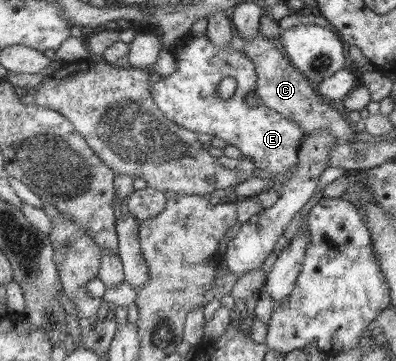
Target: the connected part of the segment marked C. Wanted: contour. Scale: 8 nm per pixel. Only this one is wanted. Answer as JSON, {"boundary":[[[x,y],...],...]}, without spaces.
{"boundary":[[[261,35],[246,41],[244,53],[254,63],[257,74],[257,87],[247,98],[249,105],[254,106],[260,103],[273,108],[300,126],[306,135],[317,130],[329,130],[329,133],[336,135],[341,142],[354,142],[363,137],[363,135],[351,131],[352,123],[342,109],[330,107],[324,98],[316,93],[312,82],[291,63],[288,55],[280,46],[276,45],[276,42],[270,42]]]}

